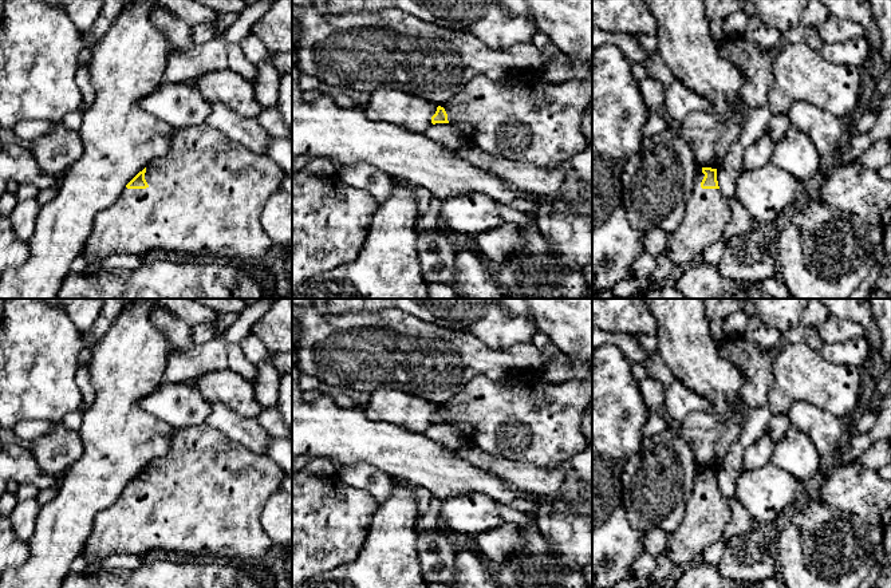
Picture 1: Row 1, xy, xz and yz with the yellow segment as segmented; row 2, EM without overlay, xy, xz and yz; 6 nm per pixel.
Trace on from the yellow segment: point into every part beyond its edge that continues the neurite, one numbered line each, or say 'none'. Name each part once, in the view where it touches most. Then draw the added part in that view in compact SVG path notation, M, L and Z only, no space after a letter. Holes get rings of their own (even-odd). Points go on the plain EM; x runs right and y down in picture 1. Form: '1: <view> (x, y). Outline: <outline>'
1: xy (205, 496). Outline: M208 423L176 429L169 451L146 466L145 480L149 486L126 488L111 506L98 513L82 553L90 564L114 553L165 553L194 561L216 556L234 563L265 564L272 544L263 530L261 512L280 489L284 477L285 473L273 459L237 445Z

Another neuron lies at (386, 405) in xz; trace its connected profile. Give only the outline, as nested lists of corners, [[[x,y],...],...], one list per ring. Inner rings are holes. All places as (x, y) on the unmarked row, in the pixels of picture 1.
[[[378,388],[370,394],[364,409],[370,421],[399,426],[407,431],[423,434],[433,423],[438,405],[406,394],[401,390]]]

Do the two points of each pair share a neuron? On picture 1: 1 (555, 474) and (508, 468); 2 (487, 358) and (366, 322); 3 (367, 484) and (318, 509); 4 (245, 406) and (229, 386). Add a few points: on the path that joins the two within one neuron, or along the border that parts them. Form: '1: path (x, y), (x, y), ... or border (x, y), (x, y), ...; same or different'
1: path (543, 476), (520, 476); same
2: path (457, 358), (430, 358), (395, 330); same
3: border (334, 476), (351, 486), (366, 490), (378, 502); different
4: path (243, 401), (235, 391); same

